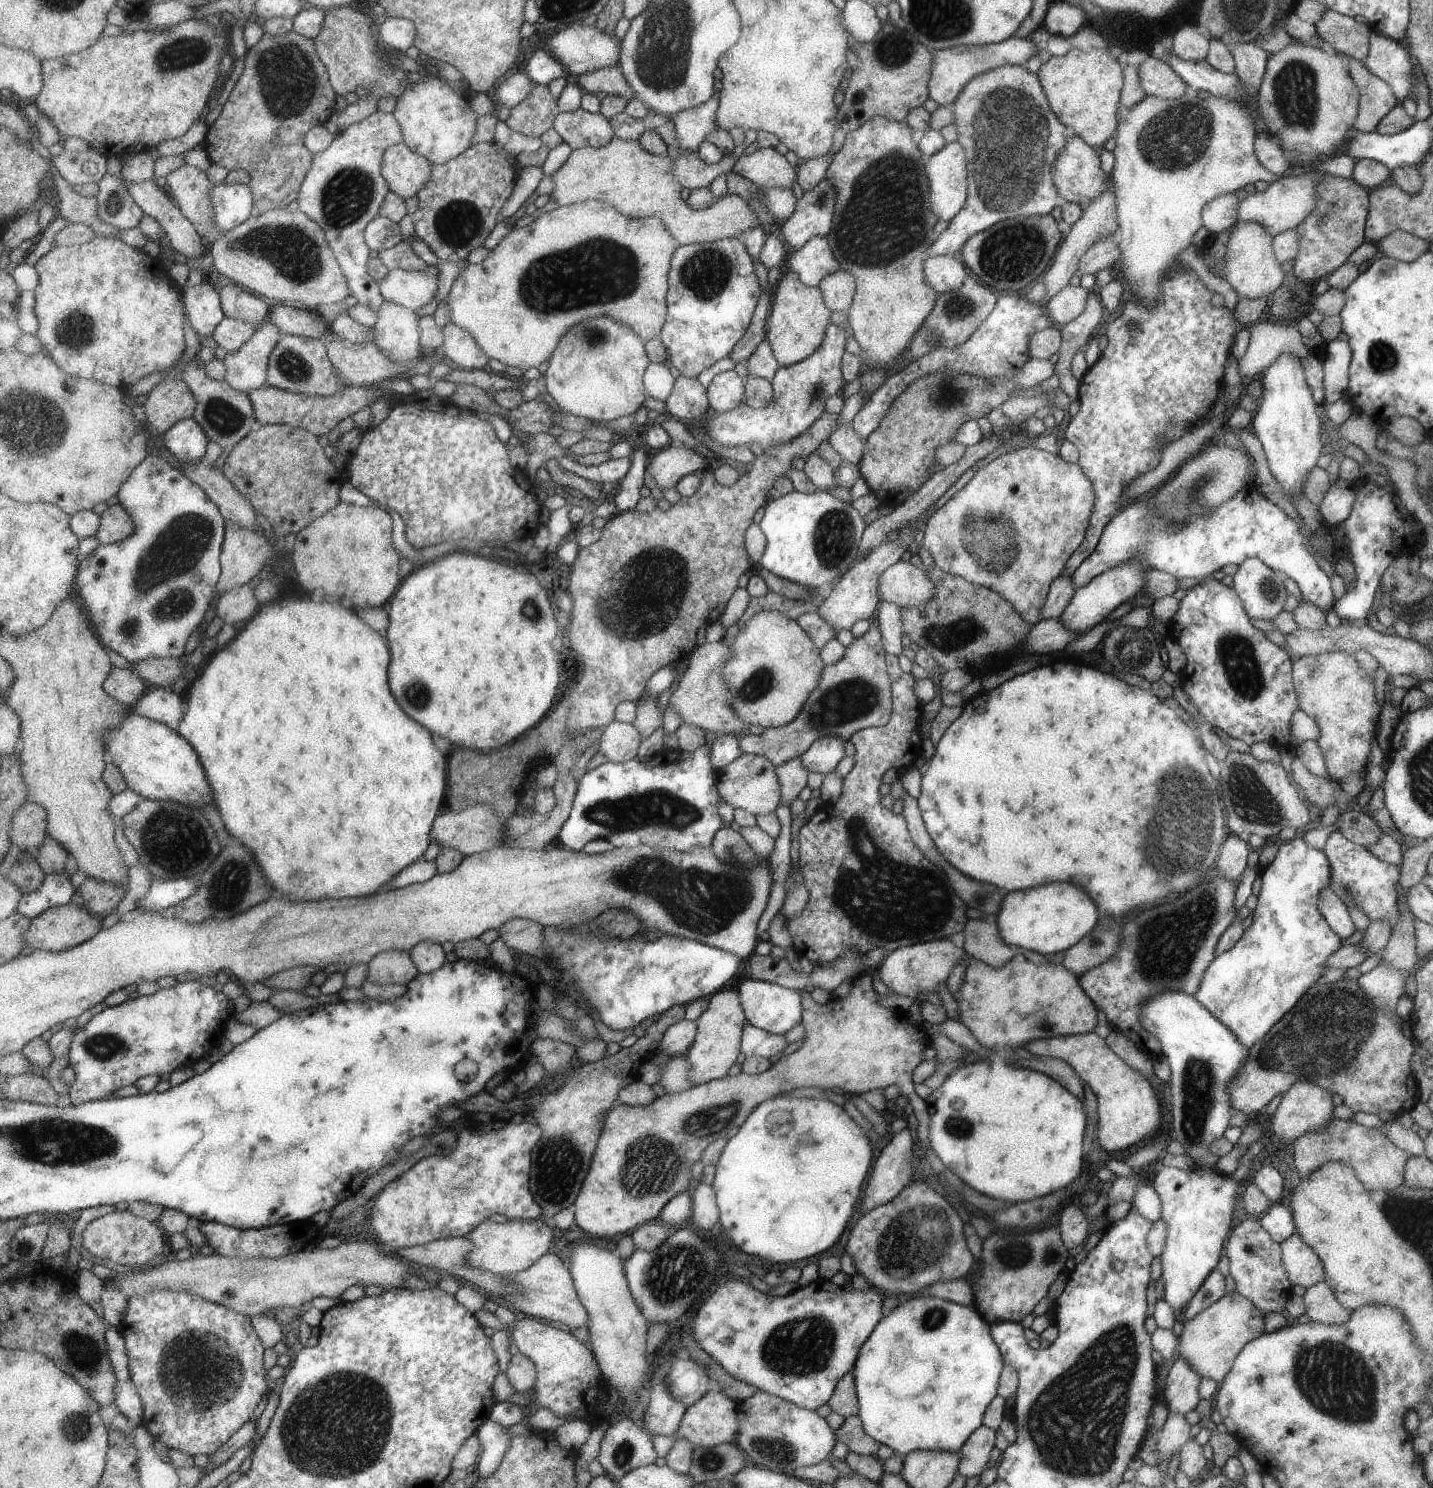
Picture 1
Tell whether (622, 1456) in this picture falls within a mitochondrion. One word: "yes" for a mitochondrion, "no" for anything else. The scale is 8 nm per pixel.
yes

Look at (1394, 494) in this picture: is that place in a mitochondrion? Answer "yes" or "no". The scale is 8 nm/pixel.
no

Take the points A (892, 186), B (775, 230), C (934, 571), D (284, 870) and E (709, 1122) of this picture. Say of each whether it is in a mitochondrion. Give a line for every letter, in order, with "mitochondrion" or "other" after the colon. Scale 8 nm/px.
A: mitochondrion
B: other
C: other
D: other
E: mitochondrion

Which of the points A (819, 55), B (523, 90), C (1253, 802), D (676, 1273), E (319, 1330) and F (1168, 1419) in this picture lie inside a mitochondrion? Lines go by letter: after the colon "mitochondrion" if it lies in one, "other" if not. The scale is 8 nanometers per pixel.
A: other
B: other
C: mitochondrion
D: mitochondrion
E: other
F: other

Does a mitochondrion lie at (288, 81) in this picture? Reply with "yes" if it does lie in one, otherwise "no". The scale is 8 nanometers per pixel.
yes

